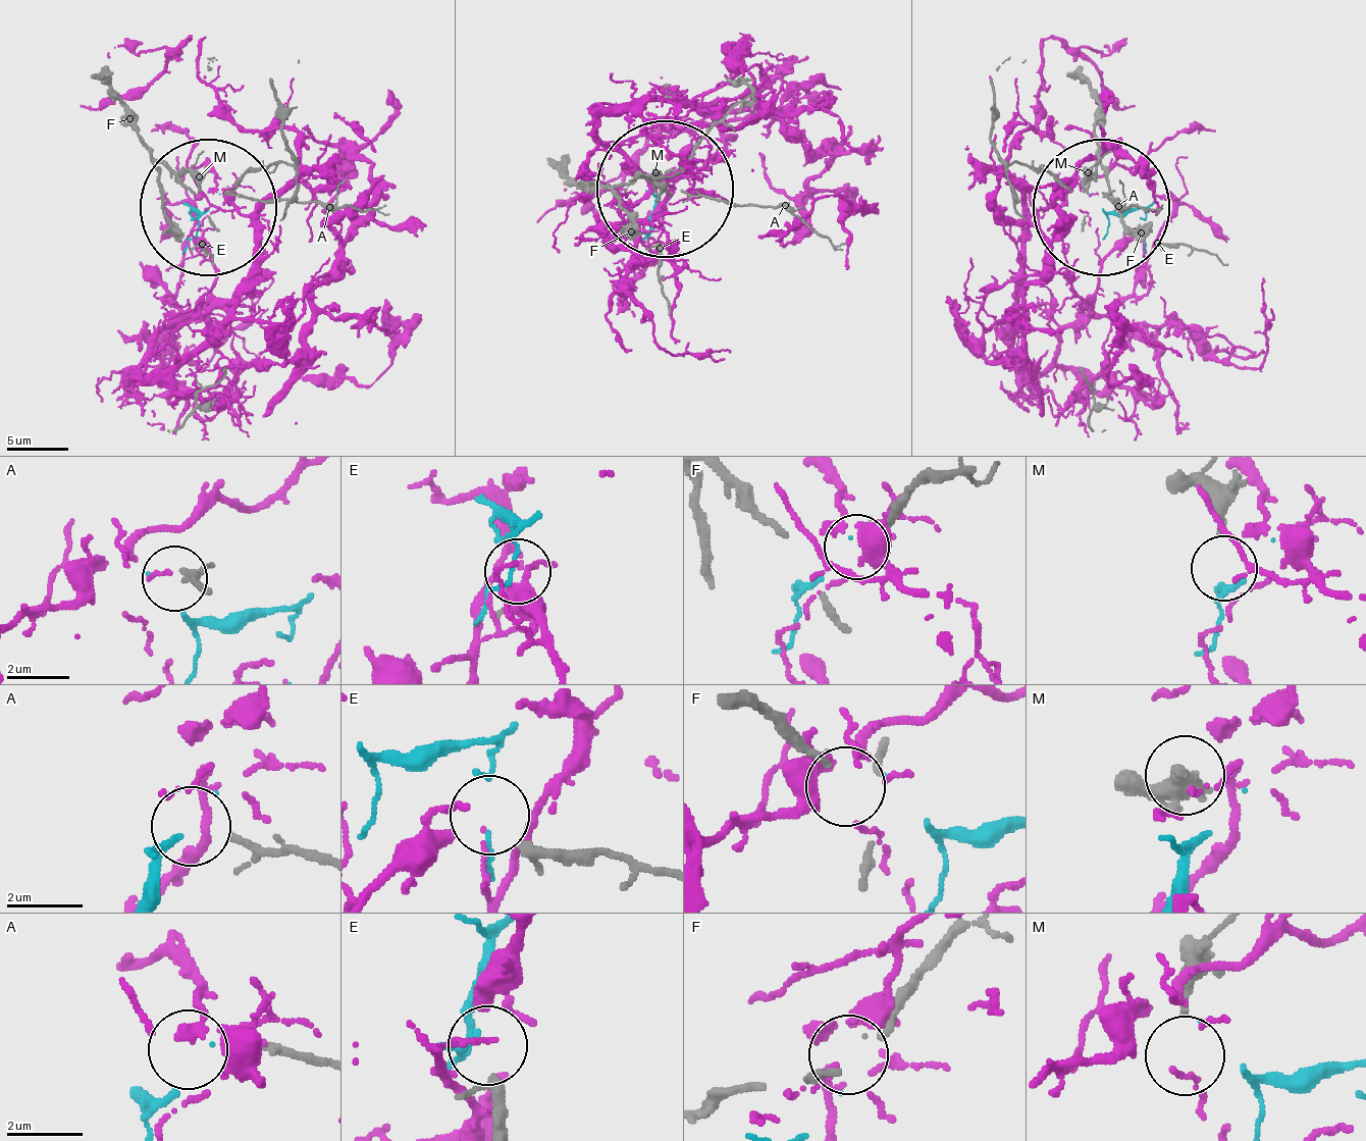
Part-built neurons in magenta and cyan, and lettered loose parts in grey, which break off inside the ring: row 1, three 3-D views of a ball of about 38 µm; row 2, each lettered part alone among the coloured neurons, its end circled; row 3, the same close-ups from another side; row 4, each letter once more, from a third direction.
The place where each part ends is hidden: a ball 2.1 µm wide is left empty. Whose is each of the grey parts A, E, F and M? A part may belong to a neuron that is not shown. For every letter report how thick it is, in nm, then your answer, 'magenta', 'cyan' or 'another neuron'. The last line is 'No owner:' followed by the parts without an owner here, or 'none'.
A: 150 nm | another neuron
E: 200 nm | another neuron
F: 200 nm | cyan
M: 300 nm | another neuron
No owner: A, E, M

